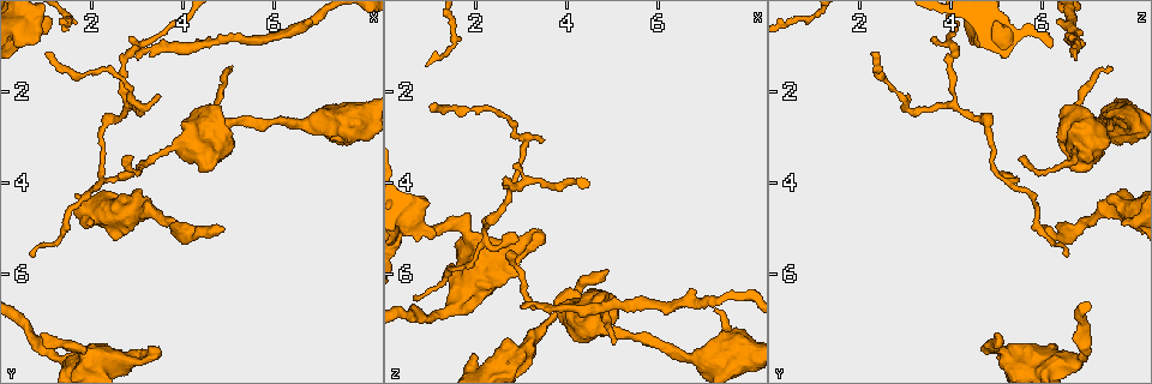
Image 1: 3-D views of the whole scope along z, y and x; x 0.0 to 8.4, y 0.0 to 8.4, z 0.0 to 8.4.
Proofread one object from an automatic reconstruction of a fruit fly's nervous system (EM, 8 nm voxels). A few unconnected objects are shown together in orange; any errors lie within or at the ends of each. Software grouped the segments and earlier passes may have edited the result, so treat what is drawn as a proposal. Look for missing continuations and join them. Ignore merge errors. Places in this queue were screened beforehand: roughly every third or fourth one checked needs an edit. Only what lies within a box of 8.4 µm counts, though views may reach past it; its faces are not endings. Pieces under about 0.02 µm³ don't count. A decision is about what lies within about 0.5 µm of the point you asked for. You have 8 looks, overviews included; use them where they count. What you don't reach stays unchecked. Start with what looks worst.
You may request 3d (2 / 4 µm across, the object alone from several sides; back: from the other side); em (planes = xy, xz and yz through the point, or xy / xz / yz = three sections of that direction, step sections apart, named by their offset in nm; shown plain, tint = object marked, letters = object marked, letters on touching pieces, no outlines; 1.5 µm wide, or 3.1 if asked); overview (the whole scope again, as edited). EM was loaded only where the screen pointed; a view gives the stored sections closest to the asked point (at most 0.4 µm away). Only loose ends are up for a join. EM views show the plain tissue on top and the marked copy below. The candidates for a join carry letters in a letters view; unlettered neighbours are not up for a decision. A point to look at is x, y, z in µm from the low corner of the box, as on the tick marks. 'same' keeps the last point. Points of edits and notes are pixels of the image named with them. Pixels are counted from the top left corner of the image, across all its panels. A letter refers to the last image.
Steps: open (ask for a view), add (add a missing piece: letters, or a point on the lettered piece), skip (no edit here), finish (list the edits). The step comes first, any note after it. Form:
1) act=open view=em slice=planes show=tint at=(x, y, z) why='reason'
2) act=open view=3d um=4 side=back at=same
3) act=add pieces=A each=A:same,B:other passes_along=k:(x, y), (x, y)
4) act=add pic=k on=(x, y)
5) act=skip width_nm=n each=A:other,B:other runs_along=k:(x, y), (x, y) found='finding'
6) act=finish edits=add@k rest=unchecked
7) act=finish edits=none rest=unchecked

act=open view=em slice=xy step=4 show=tint at=(3.05, 1.30, 6.70) why='end of a long branch'

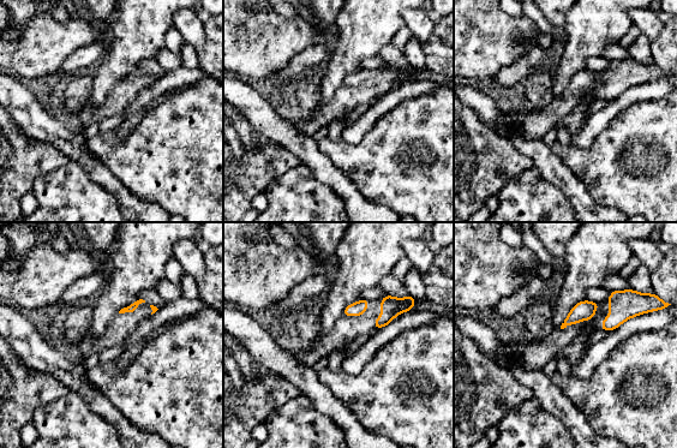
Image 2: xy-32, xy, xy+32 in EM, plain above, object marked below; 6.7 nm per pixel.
act=open view=em slice=planes show=letters at=same

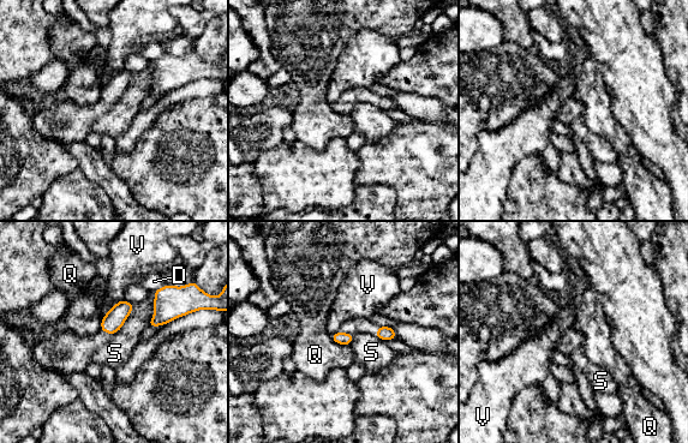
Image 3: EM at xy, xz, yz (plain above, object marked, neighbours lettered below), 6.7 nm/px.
act=skip each=D:other,Q:other,S:other,V:other border=3:(154, 293), (154, 316), (148, 325) found='no lettered piece goes on from it'

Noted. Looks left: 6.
act=open view=3d um=2 at=(1.00, 0.60, 5.15) why='free end'

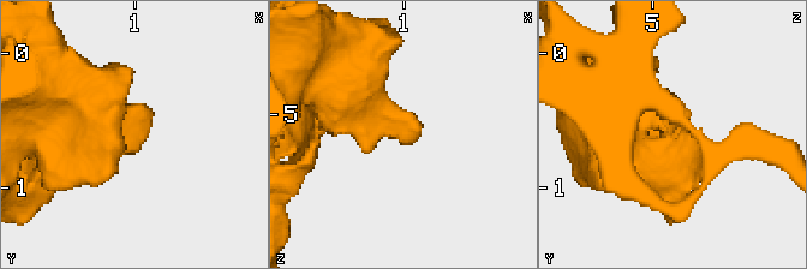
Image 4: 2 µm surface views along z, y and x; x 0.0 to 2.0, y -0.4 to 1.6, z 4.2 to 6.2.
act=open view=em slice=planes show=letters at=(1.04, 0.64, 5.22)

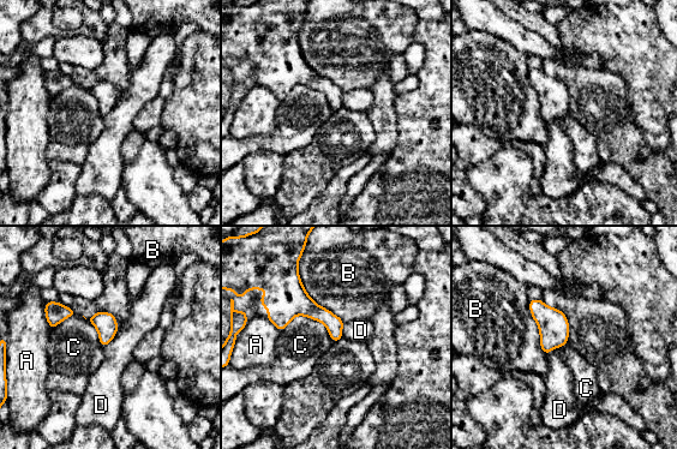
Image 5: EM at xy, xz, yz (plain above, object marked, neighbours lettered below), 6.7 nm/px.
act=skip each=A:other,B:other,C:other,D:other border=5:(280, 331), (303, 315), (333, 342) found='no lettered piece goes on from it'

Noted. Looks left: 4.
act=open view=em slice=xy step=4 show=tint at=(1.00, 1.20, 2.25) why='branch stops here'

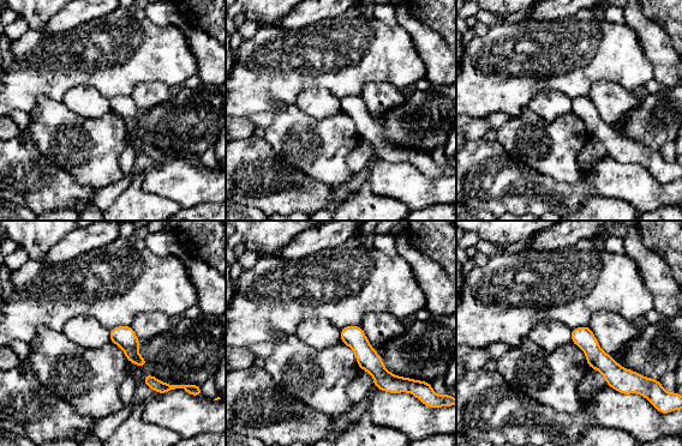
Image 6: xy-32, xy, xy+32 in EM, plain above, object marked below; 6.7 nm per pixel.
act=open view=em slice=planes show=tint at=same why='cut it another way'

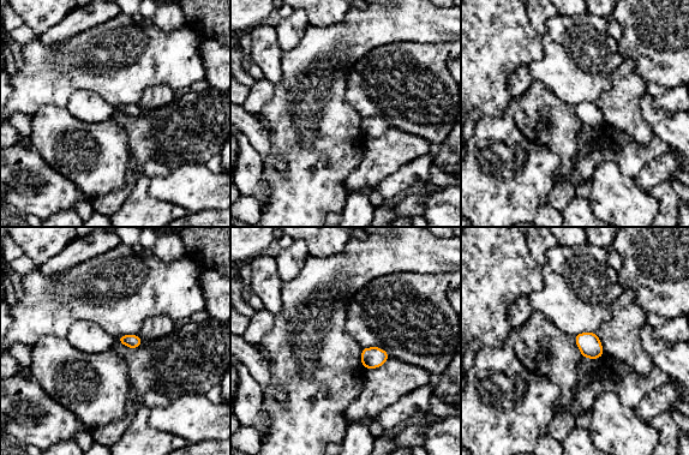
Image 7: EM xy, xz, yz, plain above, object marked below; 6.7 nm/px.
act=open view=em slice=planes show=letters at=same why='see the neighbours'

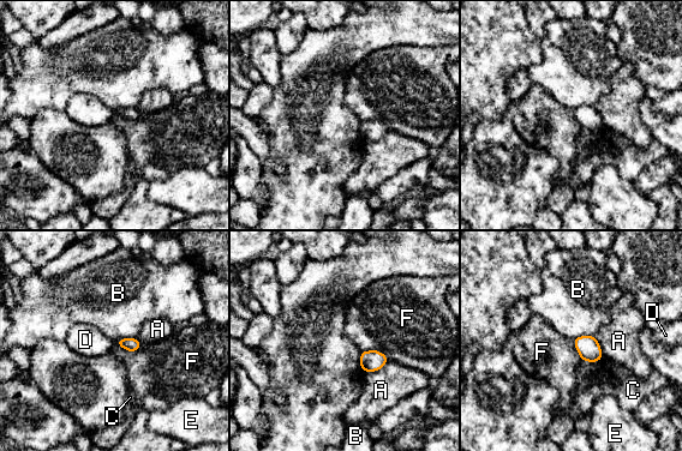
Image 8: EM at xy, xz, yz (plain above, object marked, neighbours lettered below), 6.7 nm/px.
act=skip width_nm=90 each=A:other,B:other,C:other,D:other,E:other,F:other border=8:(362, 350), (380, 350), (389, 360) found='none of them fits'

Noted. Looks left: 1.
act=finish edits=none rest=unchecked

